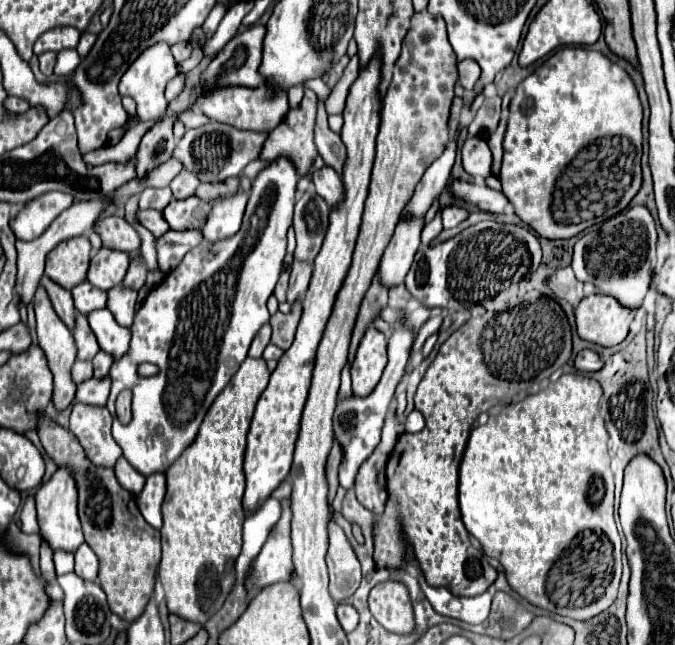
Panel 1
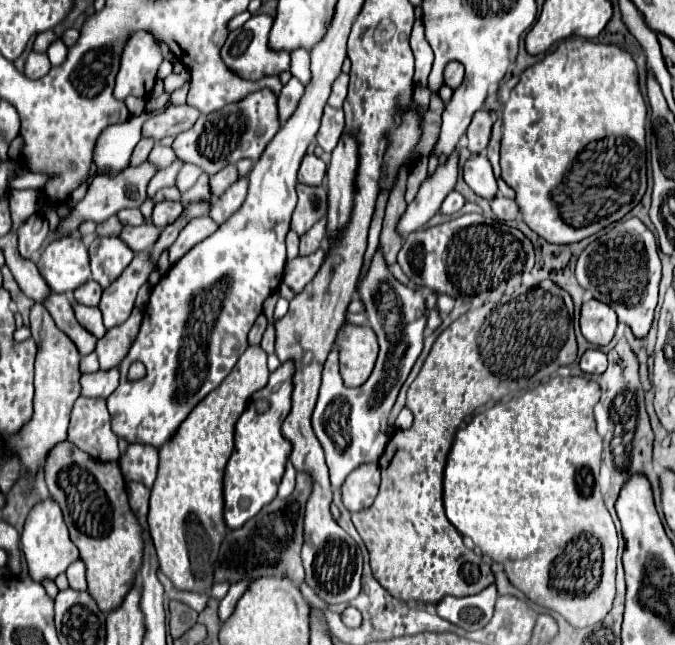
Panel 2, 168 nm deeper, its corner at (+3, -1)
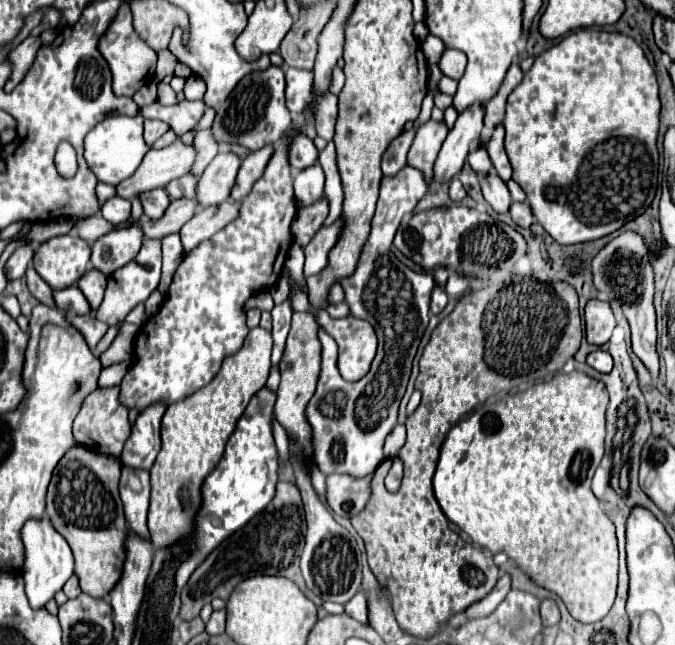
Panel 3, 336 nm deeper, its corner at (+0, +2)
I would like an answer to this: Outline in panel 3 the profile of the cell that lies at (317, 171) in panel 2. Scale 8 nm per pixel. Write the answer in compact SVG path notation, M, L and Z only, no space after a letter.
M297 135L289 147L289 161L295 171L303 171L307 167L313 167L319 159L319 151L313 145L313 141L307 135Z

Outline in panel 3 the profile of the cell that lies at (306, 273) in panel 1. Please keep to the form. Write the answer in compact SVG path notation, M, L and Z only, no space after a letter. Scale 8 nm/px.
M321 199L321 203L313 203L313 207L305 207L305 211L297 211L297 219L293 221L295 243L307 247L315 233L323 227L327 213L329 213L327 199Z

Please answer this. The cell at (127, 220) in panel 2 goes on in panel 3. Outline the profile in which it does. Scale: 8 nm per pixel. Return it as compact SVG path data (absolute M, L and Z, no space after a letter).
M113 197L113 199L109 199L109 201L101 207L101 215L103 215L109 223L113 223L113 225L123 223L123 221L127 221L127 219L131 217L131 203L129 203L127 199Z

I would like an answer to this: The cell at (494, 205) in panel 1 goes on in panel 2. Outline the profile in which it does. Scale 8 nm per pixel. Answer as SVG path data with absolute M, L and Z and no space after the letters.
M496 196L492 200L492 210L498 216L498 220L502 220L502 222L516 220L516 216L518 216L518 204L510 198L504 198L504 196Z

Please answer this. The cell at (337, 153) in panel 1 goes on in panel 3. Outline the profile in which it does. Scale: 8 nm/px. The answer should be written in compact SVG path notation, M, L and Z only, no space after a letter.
M335 1L319 3L309 11L303 11L303 15L299 15L299 19L293 23L289 35L285 35L279 49L287 67L297 67L305 71L313 67L317 53L317 37L329 21L333 7Z

